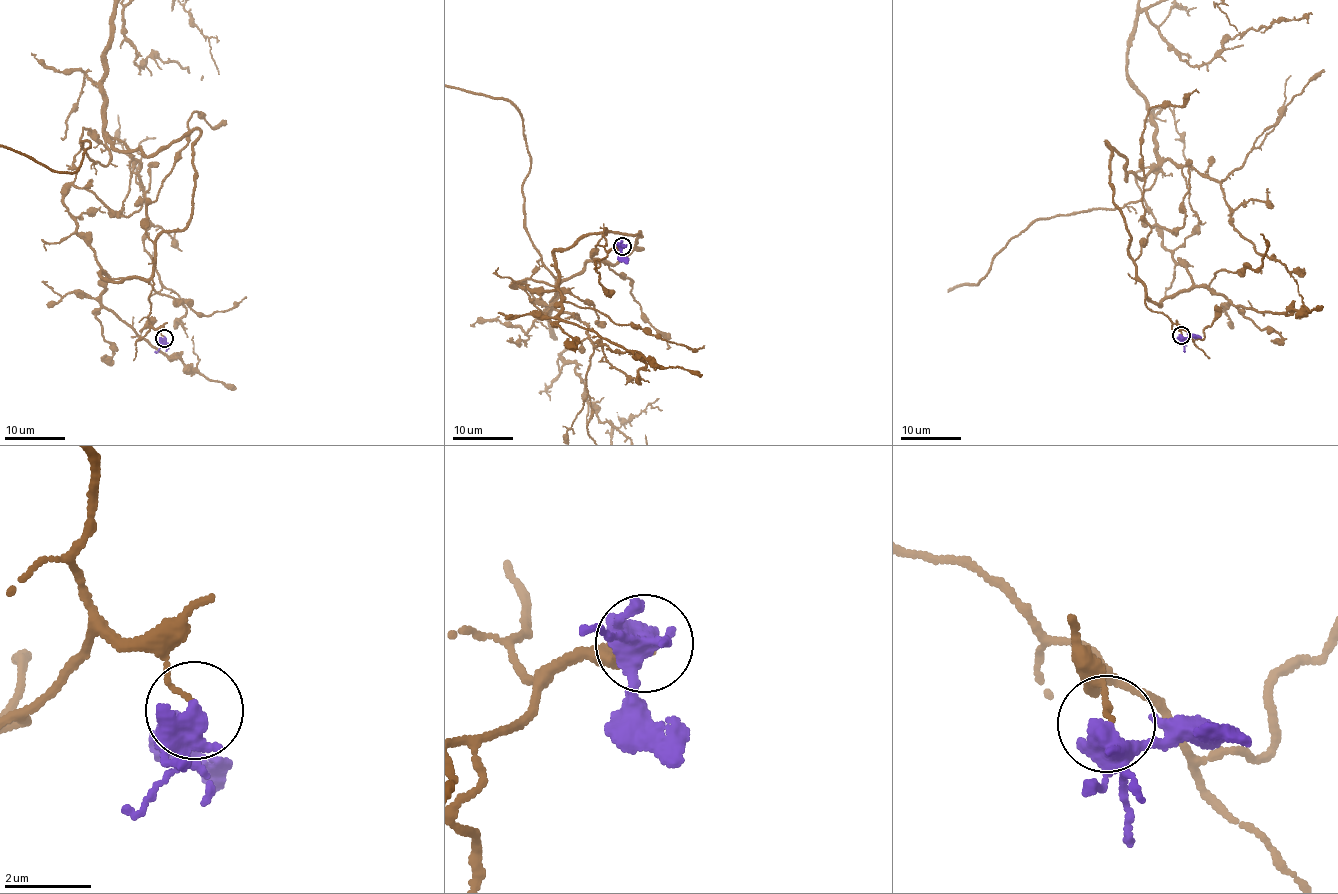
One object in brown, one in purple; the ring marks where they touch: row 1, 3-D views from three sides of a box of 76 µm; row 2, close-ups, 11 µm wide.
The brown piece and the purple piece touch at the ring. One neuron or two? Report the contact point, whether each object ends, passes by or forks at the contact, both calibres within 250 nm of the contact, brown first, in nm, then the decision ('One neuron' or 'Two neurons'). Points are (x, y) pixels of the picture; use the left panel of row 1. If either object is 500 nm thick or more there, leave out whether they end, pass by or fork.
Place: (164, 338). At the ring brown ends. At the ring purple forks. Thickness 80 nm (brown) against 400 nm. Two neurons

